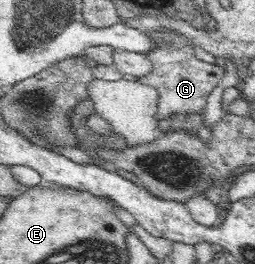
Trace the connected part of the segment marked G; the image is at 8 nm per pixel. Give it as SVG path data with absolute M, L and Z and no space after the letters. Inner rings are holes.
M170 32L154 34L155 48L145 52L152 64L152 69L142 77L135 78L137 81L149 85L159 93L159 106L156 116L157 122L170 119L175 115L203 115L205 113L207 97L221 84L225 70L217 64L207 63L199 59L193 51L193 47L181 48L177 40L165 42Z

